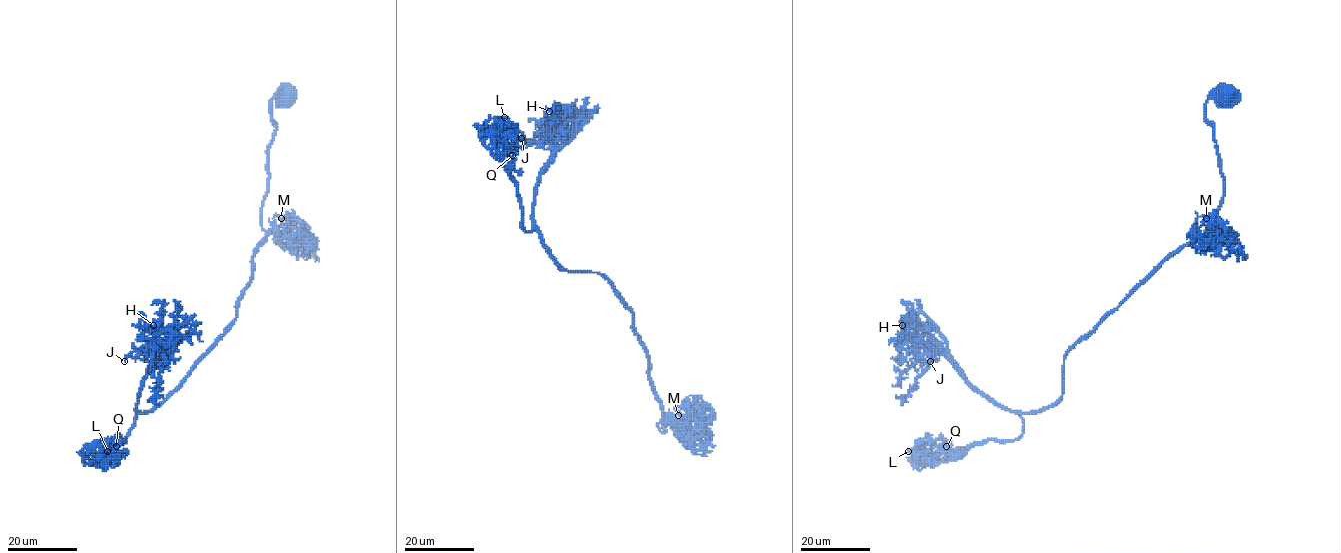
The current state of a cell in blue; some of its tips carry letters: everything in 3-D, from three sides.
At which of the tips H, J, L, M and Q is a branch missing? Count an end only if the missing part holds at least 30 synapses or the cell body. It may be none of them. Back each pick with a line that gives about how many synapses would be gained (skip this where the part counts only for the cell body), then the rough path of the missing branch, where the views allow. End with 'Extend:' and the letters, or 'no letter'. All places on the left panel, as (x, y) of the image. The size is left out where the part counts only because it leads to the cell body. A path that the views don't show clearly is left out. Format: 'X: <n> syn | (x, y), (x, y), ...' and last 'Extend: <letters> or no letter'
Extend: no letter

